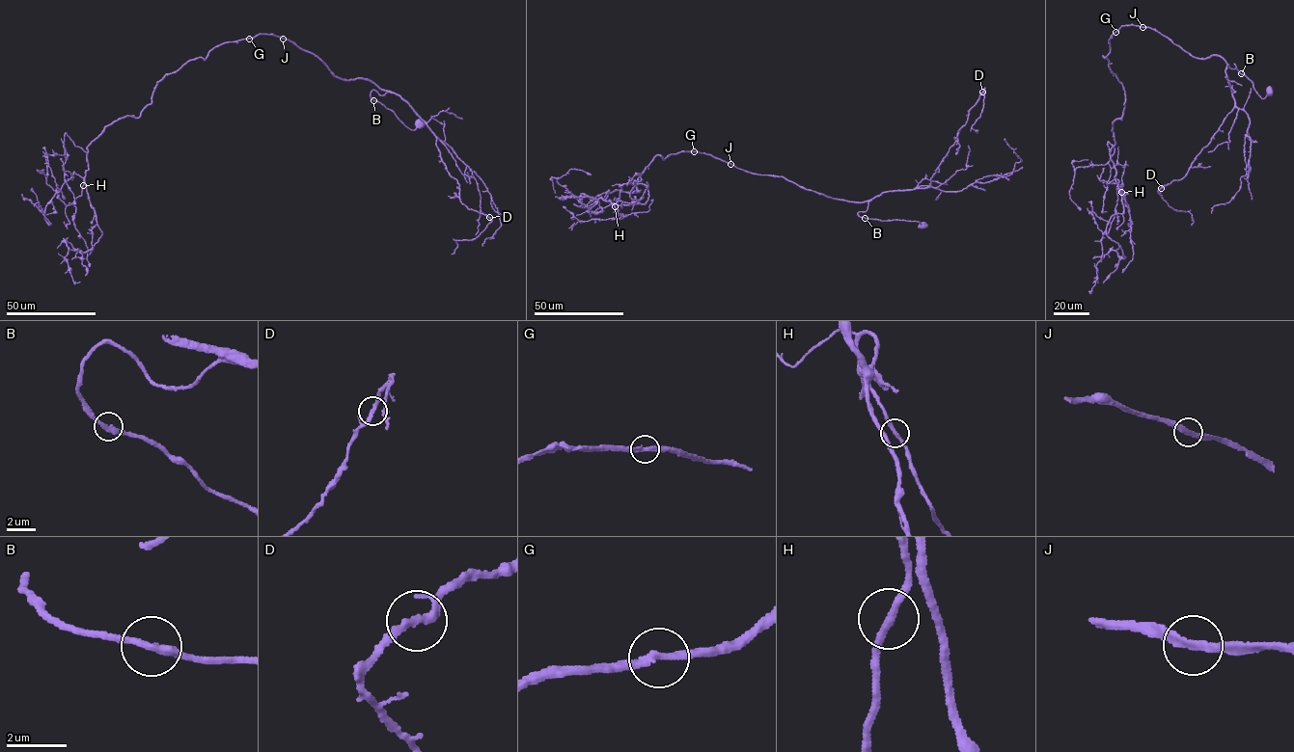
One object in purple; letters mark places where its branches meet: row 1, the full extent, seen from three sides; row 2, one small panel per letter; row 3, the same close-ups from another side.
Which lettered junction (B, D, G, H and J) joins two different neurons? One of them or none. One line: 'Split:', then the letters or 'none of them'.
Split: none of them

